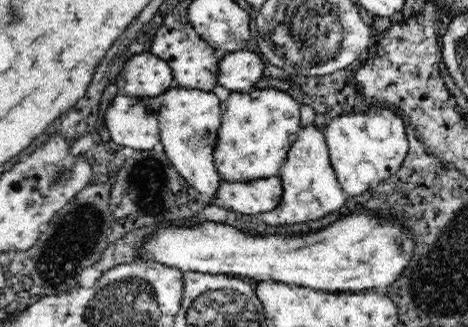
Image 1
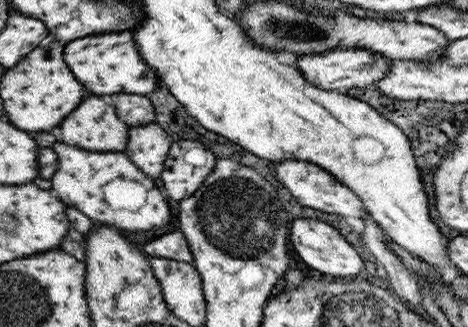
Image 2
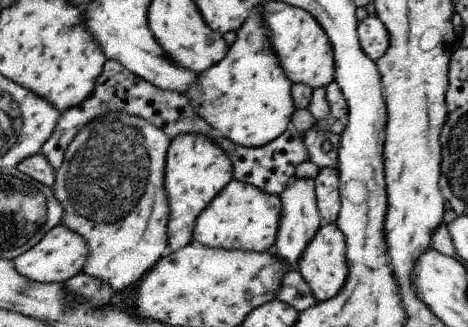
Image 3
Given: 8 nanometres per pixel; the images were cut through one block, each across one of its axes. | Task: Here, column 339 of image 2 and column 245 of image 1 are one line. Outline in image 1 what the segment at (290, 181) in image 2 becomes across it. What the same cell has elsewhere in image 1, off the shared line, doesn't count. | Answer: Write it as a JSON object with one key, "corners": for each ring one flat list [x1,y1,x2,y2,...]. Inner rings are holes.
{"corners":[[266,178,256,182,236,182,226,184,222,182,216,194,216,200,222,200,232,212,240,212,242,216,258,218,262,214,268,214,280,206,284,194,284,182,282,178]]}

